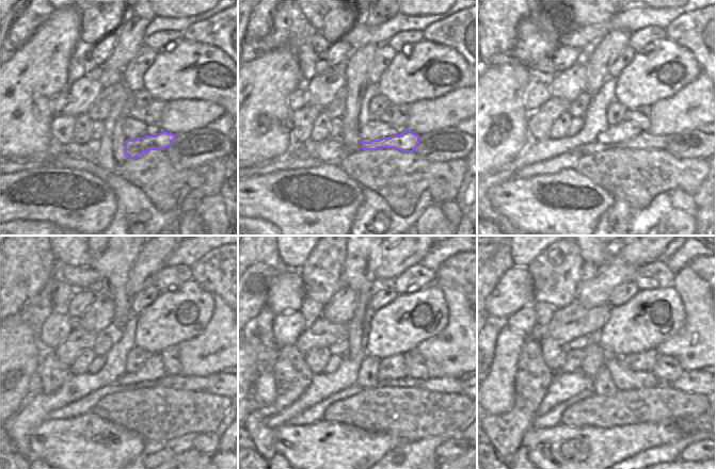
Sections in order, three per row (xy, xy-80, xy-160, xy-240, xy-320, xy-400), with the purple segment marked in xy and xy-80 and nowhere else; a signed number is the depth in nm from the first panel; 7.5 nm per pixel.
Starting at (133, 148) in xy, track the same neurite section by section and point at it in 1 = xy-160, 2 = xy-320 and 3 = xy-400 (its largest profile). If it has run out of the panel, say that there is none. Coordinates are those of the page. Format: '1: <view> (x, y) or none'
1: xy-160 (646, 141)
2: xy-320 (443, 384)
3: xy-400 (694, 382)

